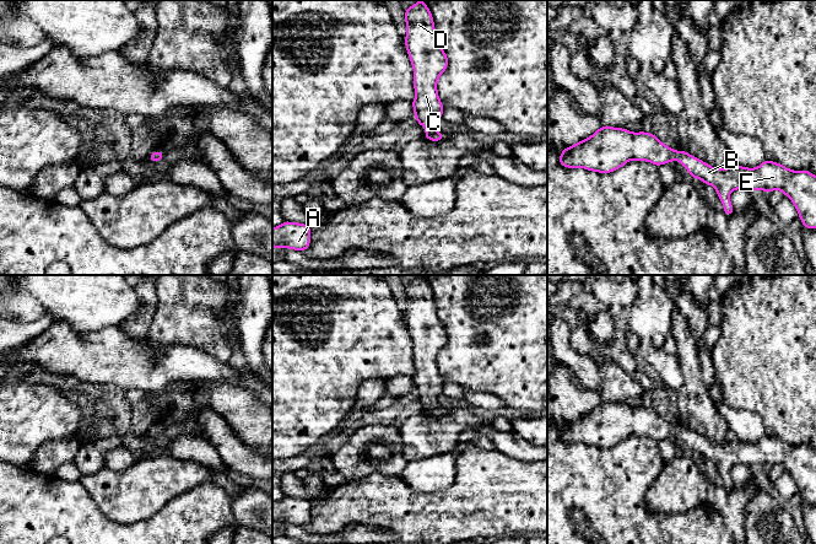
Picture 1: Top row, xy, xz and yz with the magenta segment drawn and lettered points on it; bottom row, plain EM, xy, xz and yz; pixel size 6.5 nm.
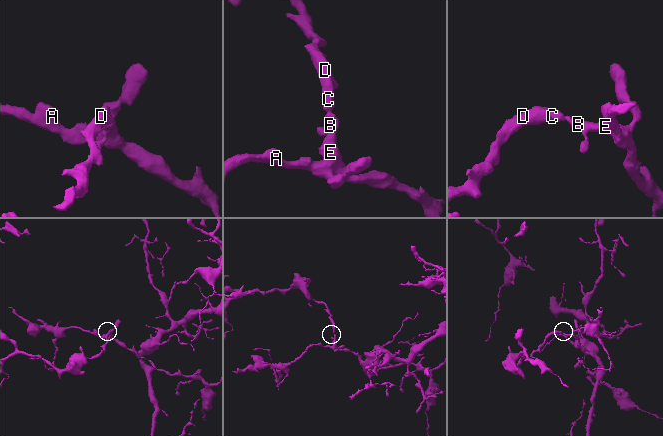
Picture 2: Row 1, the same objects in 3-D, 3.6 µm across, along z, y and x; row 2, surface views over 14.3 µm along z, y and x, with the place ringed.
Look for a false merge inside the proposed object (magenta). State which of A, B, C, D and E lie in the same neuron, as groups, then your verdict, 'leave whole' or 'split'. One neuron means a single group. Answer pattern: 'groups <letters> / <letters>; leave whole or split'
groups A B C D E; leave whole

